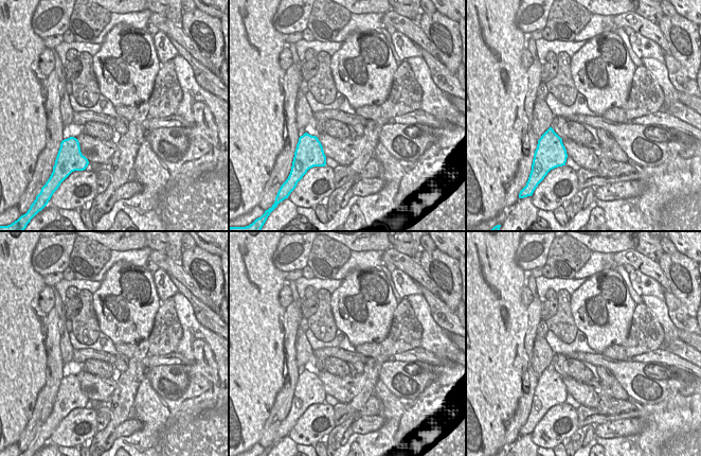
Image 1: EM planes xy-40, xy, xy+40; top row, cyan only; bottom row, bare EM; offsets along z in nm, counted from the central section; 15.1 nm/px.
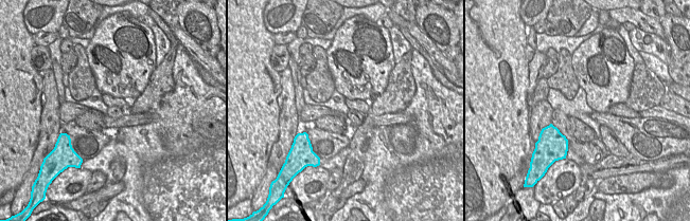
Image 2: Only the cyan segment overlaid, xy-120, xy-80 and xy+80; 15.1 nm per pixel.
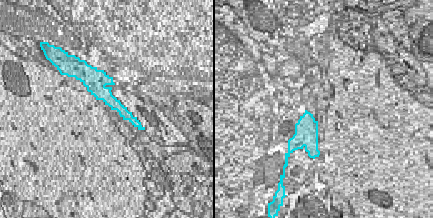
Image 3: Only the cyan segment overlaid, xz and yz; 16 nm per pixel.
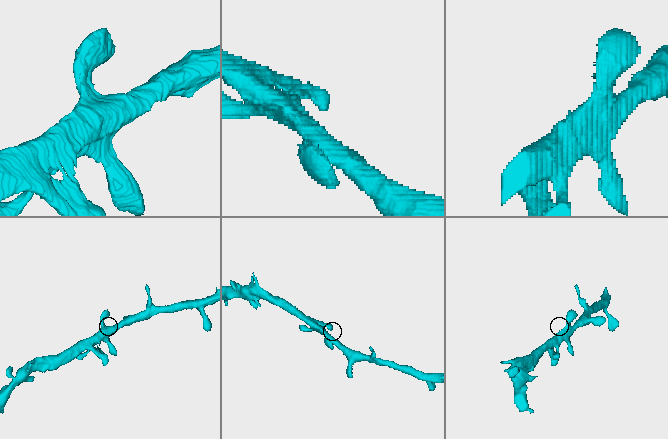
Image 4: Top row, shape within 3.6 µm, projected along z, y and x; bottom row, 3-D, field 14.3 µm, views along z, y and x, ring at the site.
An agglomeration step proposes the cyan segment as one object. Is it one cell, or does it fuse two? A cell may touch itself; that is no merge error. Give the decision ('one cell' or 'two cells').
one cell

